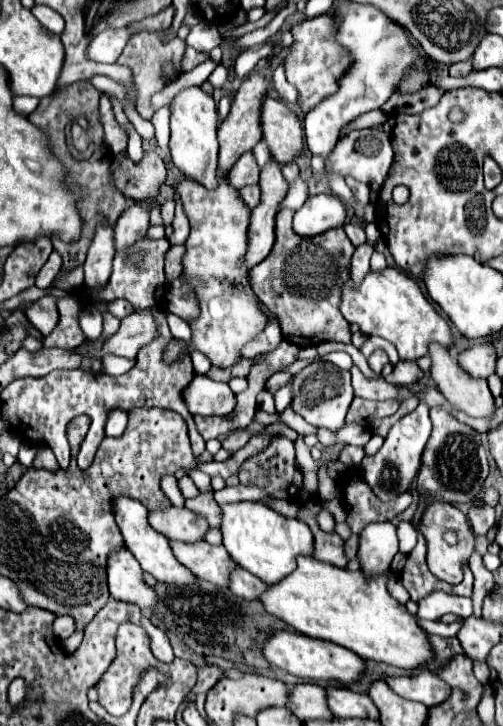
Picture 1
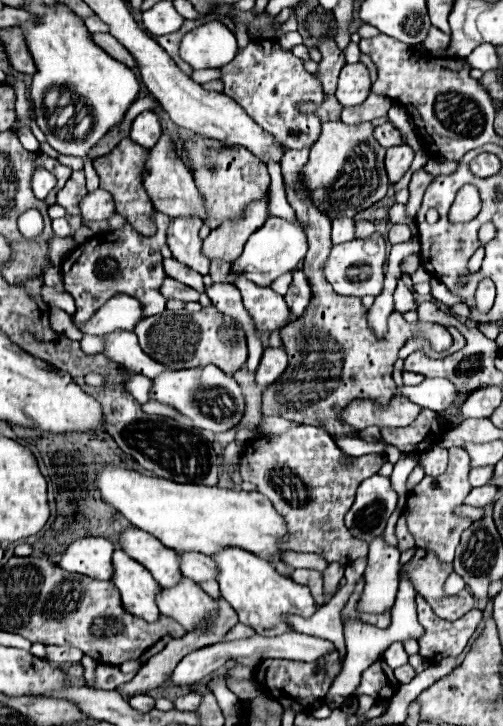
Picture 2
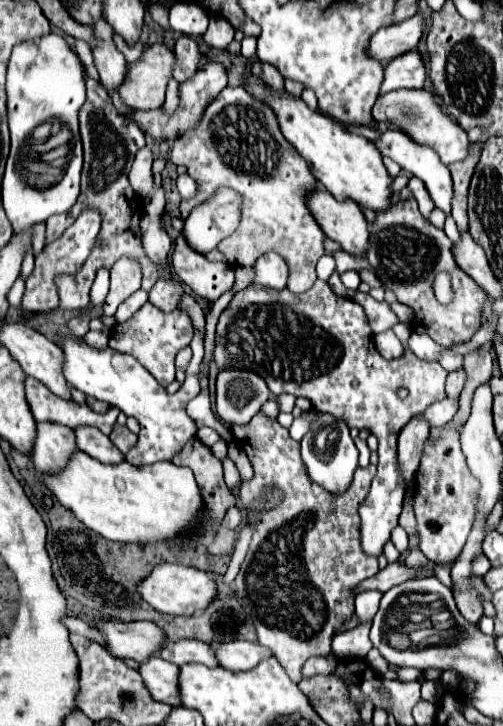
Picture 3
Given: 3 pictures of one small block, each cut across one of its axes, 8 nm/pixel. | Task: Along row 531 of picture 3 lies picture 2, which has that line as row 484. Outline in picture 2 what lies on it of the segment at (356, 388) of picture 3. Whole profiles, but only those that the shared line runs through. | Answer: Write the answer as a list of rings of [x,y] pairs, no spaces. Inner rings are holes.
[[[374,474],[366,478],[358,486],[356,502],[346,514],[346,526],[352,536],[370,542],[376,534],[382,534],[396,502],[398,494],[392,490],[390,476]]]

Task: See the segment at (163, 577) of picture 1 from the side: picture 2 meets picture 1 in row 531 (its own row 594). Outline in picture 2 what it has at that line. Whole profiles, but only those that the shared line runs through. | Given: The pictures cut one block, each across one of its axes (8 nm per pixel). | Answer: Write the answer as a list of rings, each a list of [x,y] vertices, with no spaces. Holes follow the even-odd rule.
[[[116,550],[112,554],[112,566],[112,582],[120,590],[124,610],[148,622],[156,620],[158,606],[156,602],[152,602],[152,598],[156,598],[158,584],[152,574],[142,564],[126,556],[122,550]]]

